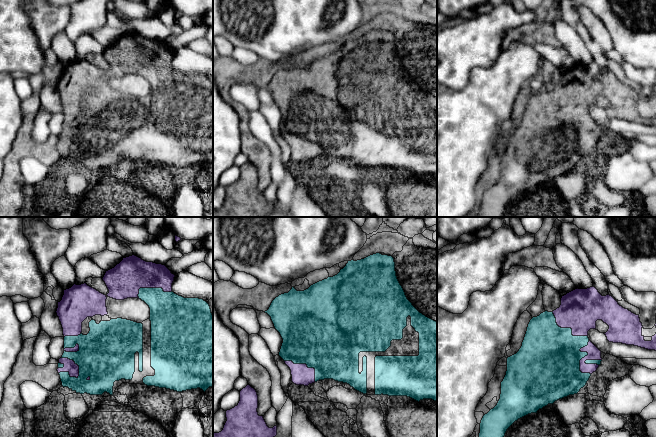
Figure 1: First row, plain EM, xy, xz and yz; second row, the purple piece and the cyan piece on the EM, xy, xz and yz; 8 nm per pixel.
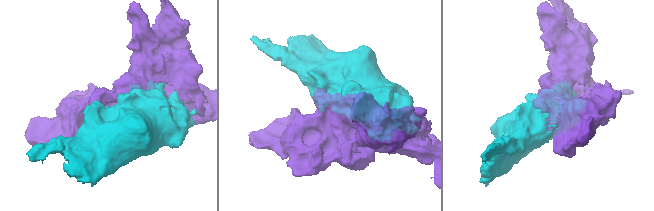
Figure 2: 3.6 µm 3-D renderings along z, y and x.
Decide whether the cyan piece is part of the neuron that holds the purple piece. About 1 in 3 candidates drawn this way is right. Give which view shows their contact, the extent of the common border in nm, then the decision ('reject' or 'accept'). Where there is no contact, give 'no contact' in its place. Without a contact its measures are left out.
contact in xy; length 220 nm; accept

